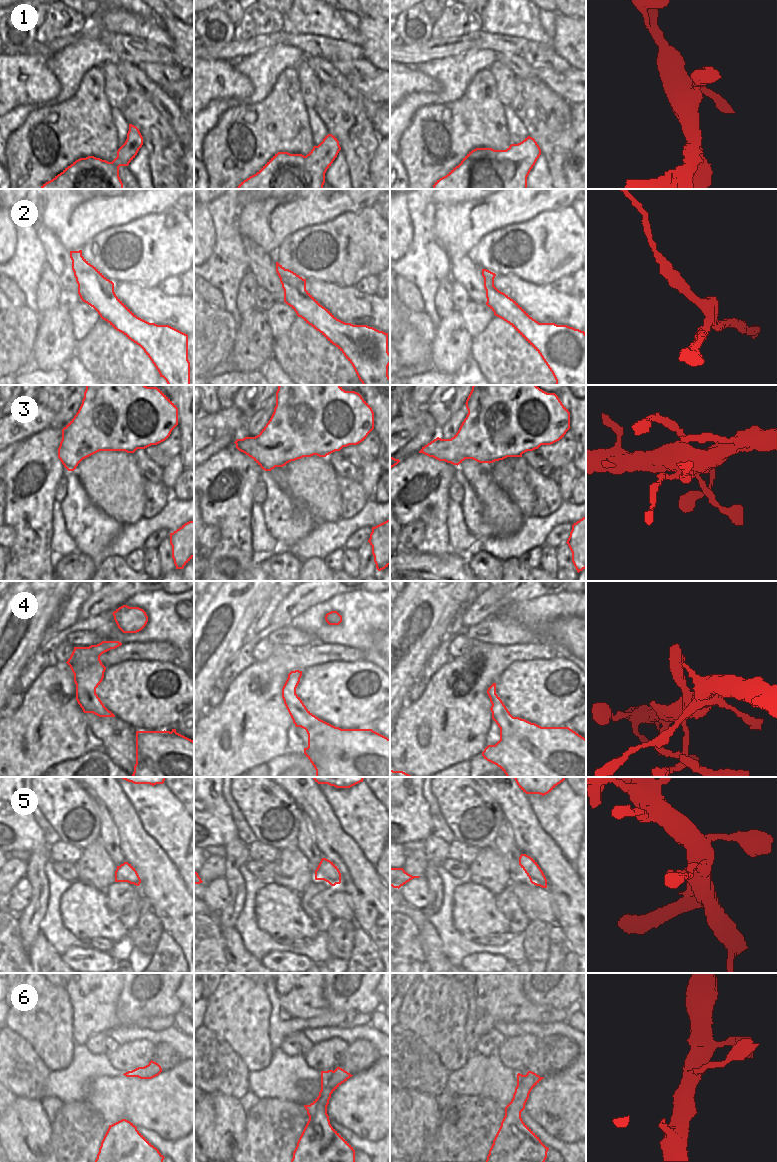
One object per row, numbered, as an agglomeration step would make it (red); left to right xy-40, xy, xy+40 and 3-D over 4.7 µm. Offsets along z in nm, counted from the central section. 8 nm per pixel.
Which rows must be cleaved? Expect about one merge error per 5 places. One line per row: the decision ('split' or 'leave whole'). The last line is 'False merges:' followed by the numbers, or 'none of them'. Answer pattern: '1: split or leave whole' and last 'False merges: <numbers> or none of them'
1: leave whole
2: leave whole
3: leave whole
4: leave whole
5: leave whole
6: leave whole
False merges: none of them

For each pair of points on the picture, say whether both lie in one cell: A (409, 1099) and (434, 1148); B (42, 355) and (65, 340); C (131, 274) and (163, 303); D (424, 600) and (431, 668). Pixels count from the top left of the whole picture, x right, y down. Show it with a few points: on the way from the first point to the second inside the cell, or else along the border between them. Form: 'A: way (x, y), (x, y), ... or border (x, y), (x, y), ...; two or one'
A: border (439, 1119), (433, 1137), (422, 1151); two
B: way (48, 355), (59, 345); one
C: border (122, 282), (136, 282), (147, 288), (157, 287); two
D: border (443, 637), (417, 677); two

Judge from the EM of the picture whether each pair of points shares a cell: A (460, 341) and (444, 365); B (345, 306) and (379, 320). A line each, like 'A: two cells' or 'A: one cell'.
A: one cell
B: one cell

